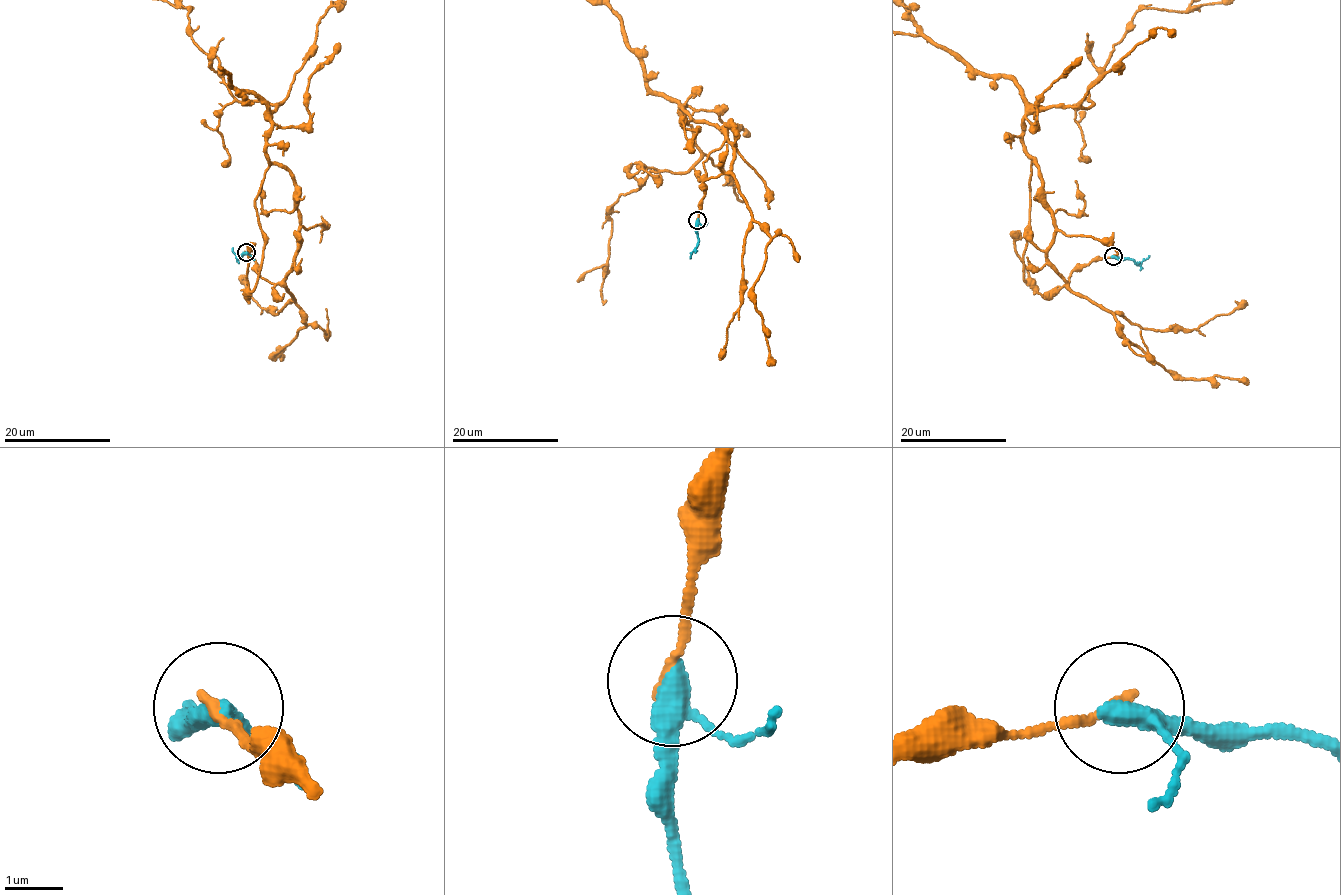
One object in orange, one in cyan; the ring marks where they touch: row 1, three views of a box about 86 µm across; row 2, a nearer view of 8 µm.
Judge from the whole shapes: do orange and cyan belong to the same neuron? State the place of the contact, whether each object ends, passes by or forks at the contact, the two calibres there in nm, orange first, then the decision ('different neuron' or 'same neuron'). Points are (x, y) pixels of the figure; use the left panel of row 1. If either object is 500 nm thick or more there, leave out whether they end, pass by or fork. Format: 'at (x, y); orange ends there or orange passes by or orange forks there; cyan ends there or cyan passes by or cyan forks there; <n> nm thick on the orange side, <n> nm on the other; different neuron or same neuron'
at (246, 252); orange ends there; cyan passes by; 160 nm thick on the orange side, 320 nm on the other; different neuron

